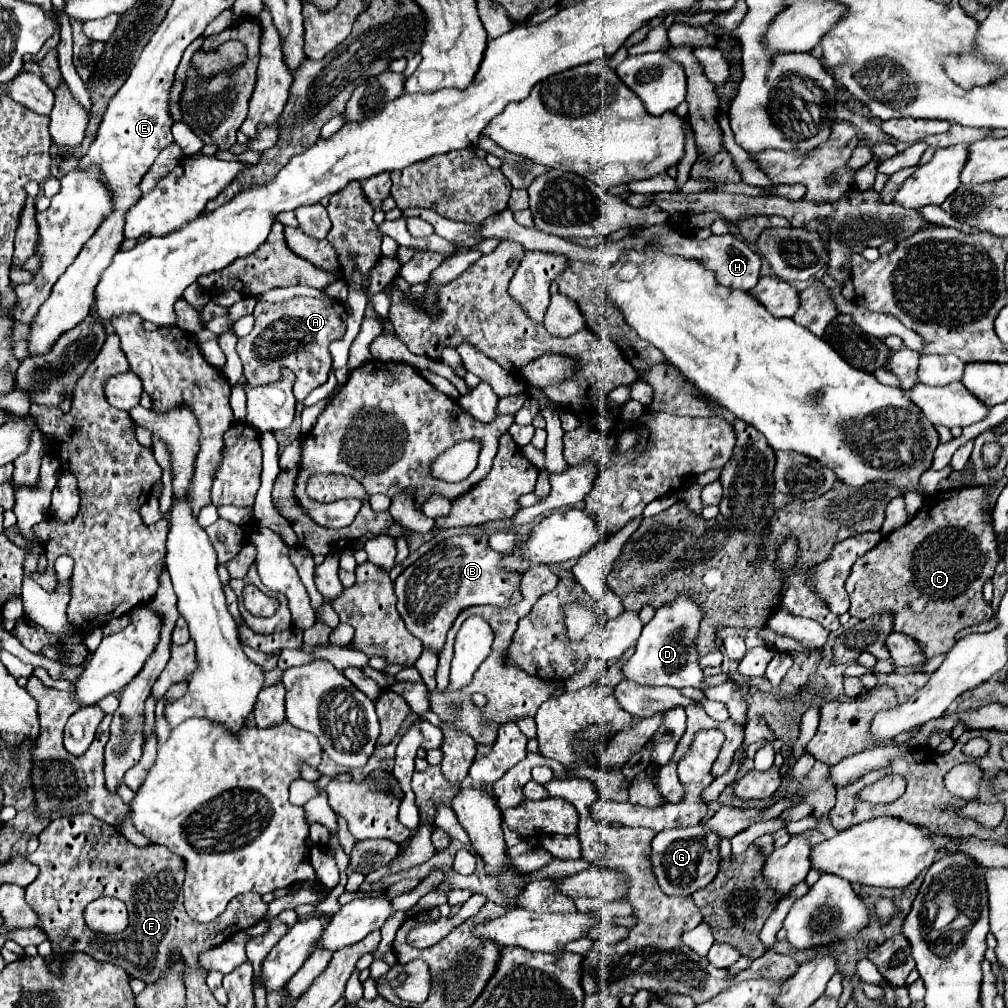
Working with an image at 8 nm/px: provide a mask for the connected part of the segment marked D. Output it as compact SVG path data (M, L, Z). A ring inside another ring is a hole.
M680 598L672 604L666 604L656 610L656 616L644 626L642 636L636 644L636 652L622 666L626 680L646 686L672 686L672 688L700 688L702 668L698 666L698 652L694 646L696 632L700 630L702 612L696 608L696 602Z

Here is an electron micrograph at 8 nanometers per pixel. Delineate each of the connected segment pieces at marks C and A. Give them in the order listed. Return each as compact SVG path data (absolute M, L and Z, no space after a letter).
M1006 477L1001 478L990 492L984 488L952 488L926 496L924 506L904 528L898 528L896 532L886 536L876 548L860 556L852 566L852 572L844 584L850 596L850 616L864 620L876 612L892 610L894 632L904 632L920 640L924 654L930 658L946 654L954 646L954 636L962 628L990 620L992 608L982 598L982 586L988 578L992 578L998 564L996 534L992 528L992 508L1006 482Z
M292 298L288 302L258 302L254 308L254 330L248 336L238 338L238 356L244 366L244 378L248 384L270 384L280 380L282 368L296 374L294 396L304 400L310 390L322 386L332 370L330 342L340 340L346 332L346 308L338 300L322 298Z

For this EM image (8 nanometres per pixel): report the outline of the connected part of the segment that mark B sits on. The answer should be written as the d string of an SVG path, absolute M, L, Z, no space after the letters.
M462 534L446 538L396 578L394 592L398 596L398 612L410 634L416 636L426 650L434 654L442 652L448 628L462 610L478 604L508 606L520 600L520 576L496 572L496 560L500 560L500 552L488 546L488 536Z

